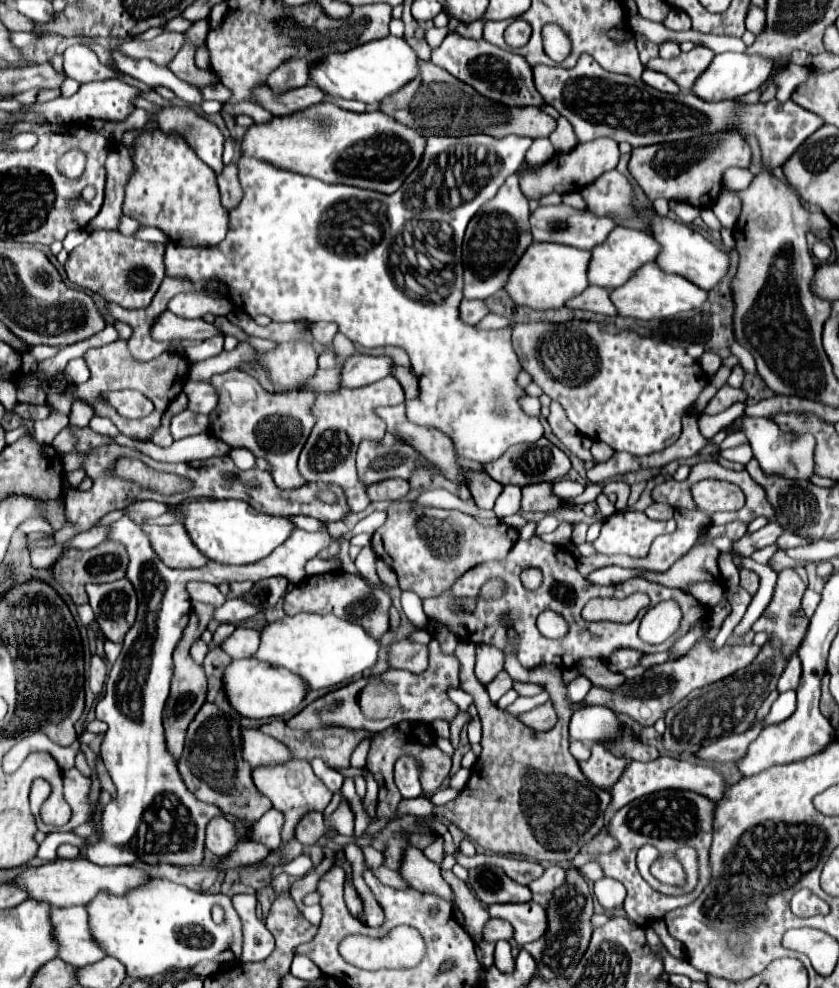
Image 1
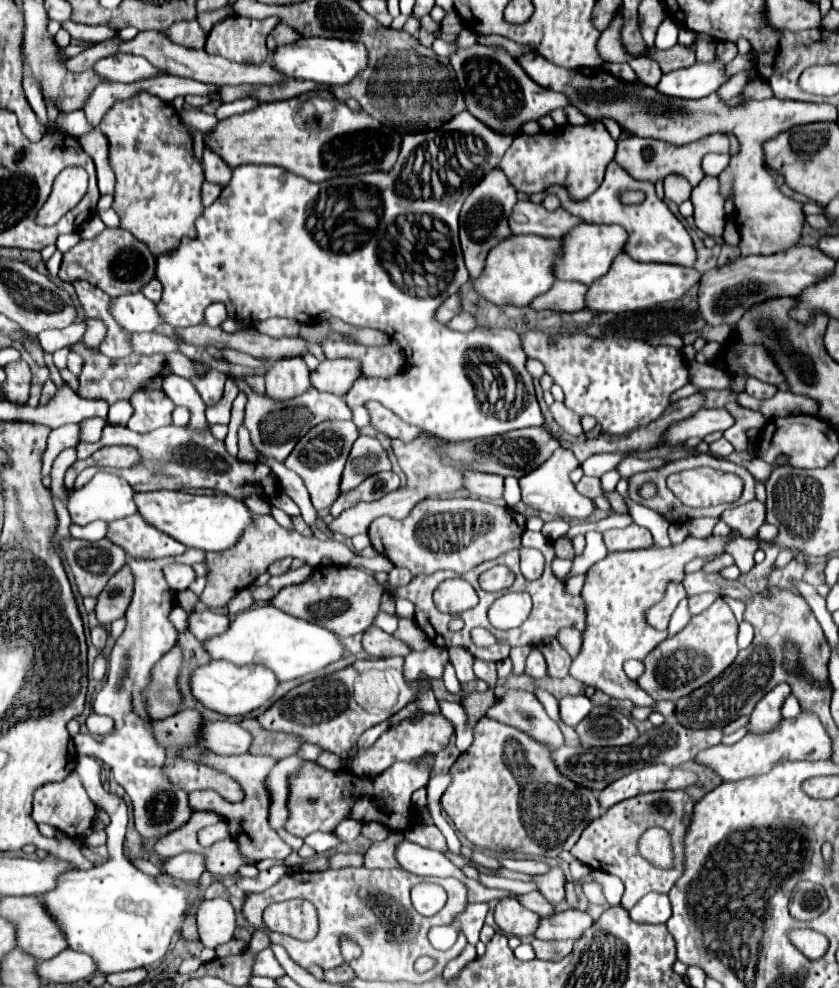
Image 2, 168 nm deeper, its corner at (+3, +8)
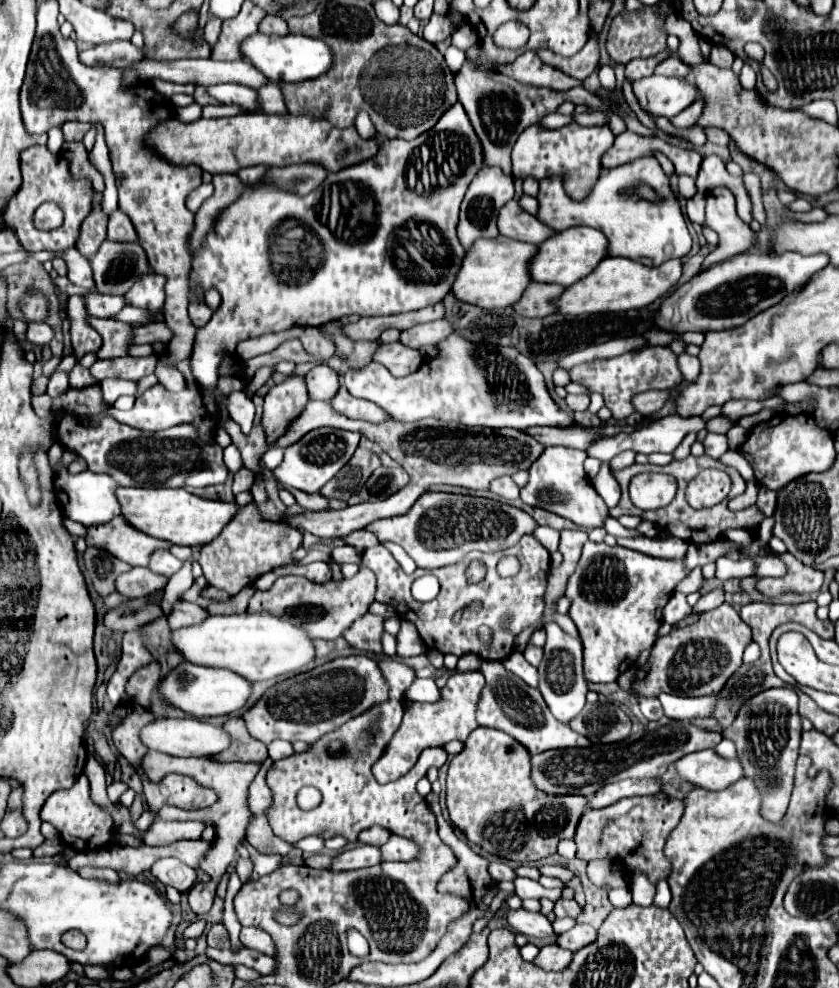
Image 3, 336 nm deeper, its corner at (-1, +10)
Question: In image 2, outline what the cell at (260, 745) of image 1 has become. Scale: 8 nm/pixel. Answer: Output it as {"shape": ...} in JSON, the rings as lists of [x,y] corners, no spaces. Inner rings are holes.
{"shape":[[[208,721],[202,731],[202,745],[216,755],[244,755],[252,745],[252,735],[238,723]]]}

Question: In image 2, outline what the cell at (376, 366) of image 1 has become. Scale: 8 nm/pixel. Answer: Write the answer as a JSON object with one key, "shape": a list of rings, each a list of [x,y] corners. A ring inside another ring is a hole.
{"shape":[[[334,359],[334,361],[322,361],[316,371],[310,375],[310,383],[320,389],[334,395],[344,395],[354,381],[360,377],[360,361],[352,359]]]}

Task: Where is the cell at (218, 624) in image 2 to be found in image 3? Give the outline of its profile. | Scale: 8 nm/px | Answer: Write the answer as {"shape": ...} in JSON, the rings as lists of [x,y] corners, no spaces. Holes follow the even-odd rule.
{"shape":[[[178,599],[172,605],[172,611],[168,613],[168,625],[172,629],[180,629],[180,627],[188,627],[188,625],[198,625],[206,617],[208,617],[208,613],[206,613],[204,607]]]}

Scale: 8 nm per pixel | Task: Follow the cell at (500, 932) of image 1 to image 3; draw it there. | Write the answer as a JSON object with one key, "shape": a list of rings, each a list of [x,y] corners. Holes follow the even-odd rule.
{"shape":[[[526,909],[510,911],[508,913],[508,923],[514,931],[524,933],[528,937],[548,939],[548,937],[554,935],[550,921],[542,913],[532,913],[532,911],[526,911]]]}

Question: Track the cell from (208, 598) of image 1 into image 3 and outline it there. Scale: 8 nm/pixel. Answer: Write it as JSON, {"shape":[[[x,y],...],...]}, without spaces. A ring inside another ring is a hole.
{"shape":[[[160,549],[160,551],[154,551],[154,553],[150,555],[148,569],[154,571],[154,573],[172,577],[180,567],[182,567],[182,561],[178,561],[168,549]]]}

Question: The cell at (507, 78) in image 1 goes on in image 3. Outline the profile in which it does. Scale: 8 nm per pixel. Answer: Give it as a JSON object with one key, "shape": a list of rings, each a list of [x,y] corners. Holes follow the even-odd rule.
{"shape":[[[466,61],[460,73],[454,77],[458,101],[464,105],[466,115],[480,139],[480,145],[484,147],[484,163],[500,167],[506,175],[512,173],[510,167],[510,149],[516,143],[520,131],[524,131],[528,125],[538,123],[544,115],[554,113],[564,101],[572,101],[574,105],[586,105],[594,111],[612,111],[620,115],[620,101],[618,99],[604,99],[600,95],[594,95],[586,91],[584,87],[572,87],[568,91],[554,91],[548,87],[532,87],[522,85],[514,79],[510,79],[504,73],[490,73],[480,71],[472,65],[472,61]]]}

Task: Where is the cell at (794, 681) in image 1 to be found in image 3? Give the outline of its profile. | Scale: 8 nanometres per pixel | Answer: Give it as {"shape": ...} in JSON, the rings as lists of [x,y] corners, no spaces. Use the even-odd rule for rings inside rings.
{"shape":[[[782,687],[760,691],[760,695],[748,699],[740,707],[734,723],[722,733],[726,739],[734,741],[738,759],[744,767],[744,777],[752,779],[762,795],[760,815],[764,815],[764,819],[770,819],[772,823],[784,817],[790,801],[794,787],[794,765],[800,747],[800,731],[802,721],[798,715],[798,695],[794,689]]]}

